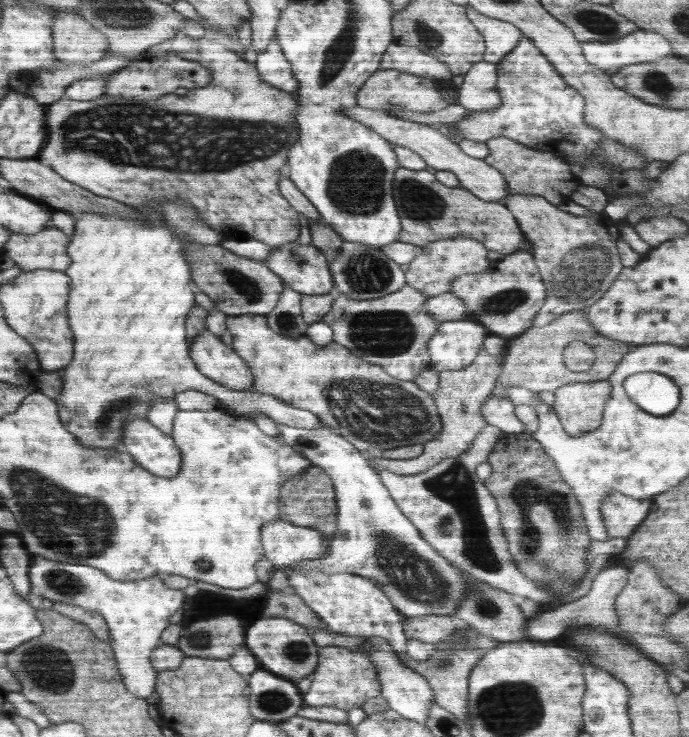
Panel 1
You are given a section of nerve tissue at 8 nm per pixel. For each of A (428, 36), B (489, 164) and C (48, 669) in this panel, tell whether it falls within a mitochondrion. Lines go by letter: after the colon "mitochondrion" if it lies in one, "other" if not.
A: mitochondrion
B: other
C: mitochondrion

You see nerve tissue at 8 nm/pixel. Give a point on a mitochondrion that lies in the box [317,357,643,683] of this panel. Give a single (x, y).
(376, 411)

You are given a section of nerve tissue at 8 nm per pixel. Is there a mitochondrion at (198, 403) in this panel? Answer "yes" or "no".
no

